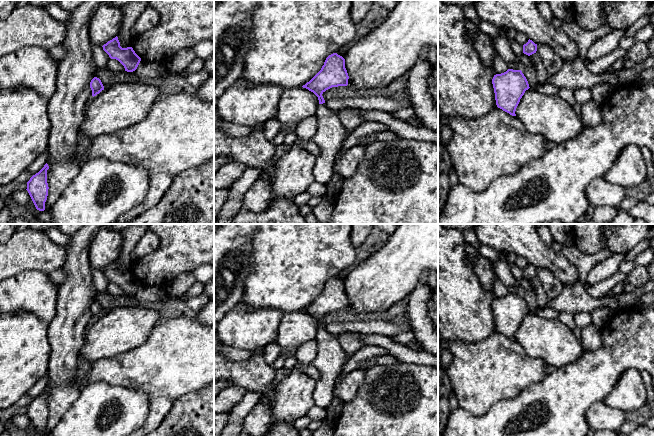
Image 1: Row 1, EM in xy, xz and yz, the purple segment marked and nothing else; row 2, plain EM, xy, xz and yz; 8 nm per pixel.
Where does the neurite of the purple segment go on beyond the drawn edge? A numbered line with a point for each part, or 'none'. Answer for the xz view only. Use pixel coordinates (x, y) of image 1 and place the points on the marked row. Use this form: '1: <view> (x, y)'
1: xz (330, 135)

